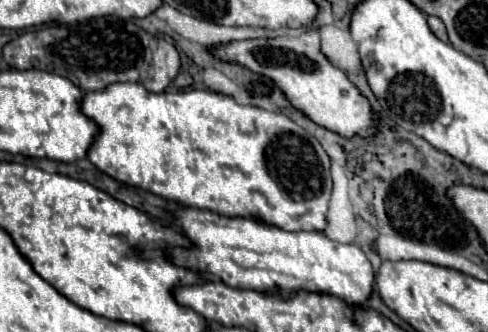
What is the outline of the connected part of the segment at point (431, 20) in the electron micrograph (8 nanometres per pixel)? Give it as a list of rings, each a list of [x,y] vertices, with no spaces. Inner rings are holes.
[[[428,16],[428,26],[430,26],[430,30],[442,40],[442,42],[448,42],[448,36],[446,36],[446,28],[444,28],[444,24],[442,24],[442,20],[438,20],[436,16]]]

